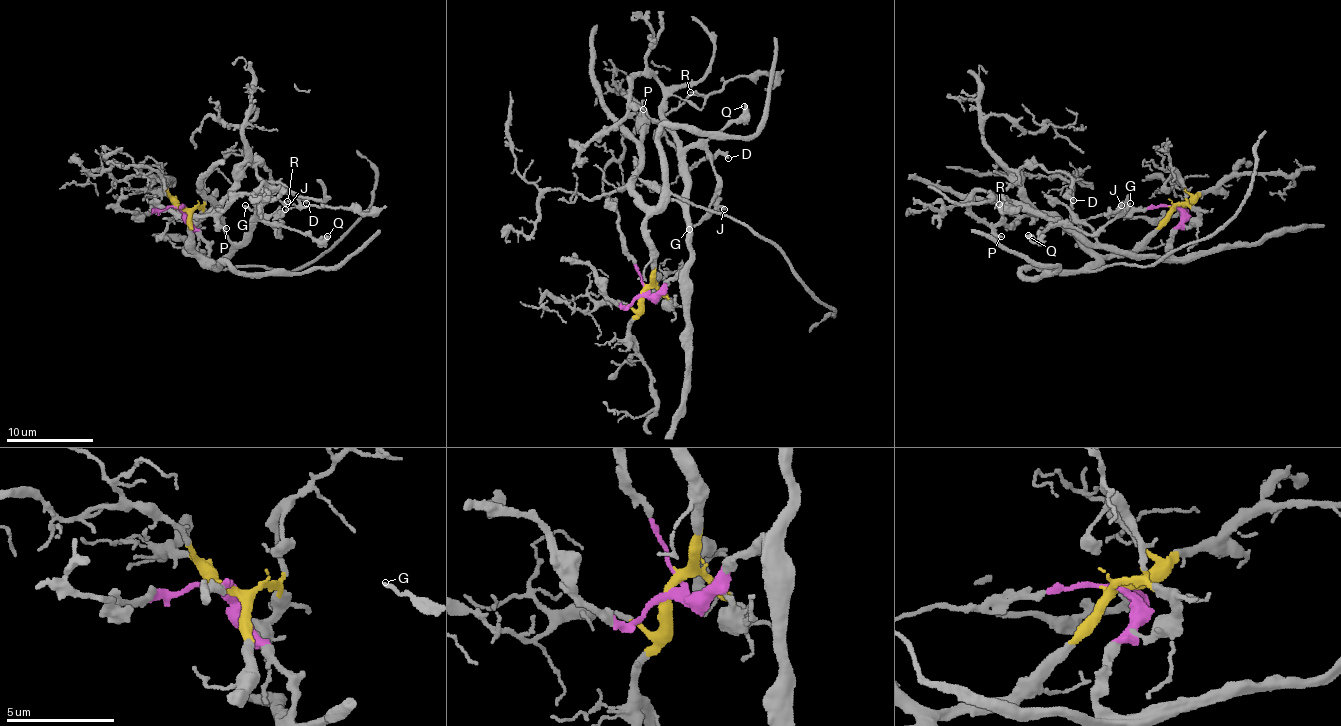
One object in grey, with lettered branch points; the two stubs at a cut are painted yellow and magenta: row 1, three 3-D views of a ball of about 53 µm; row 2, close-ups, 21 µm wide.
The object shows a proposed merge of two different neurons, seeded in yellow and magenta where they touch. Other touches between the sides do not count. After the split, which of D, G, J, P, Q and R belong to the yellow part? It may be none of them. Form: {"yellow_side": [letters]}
{"yellow_side": ["D", "R"]}

